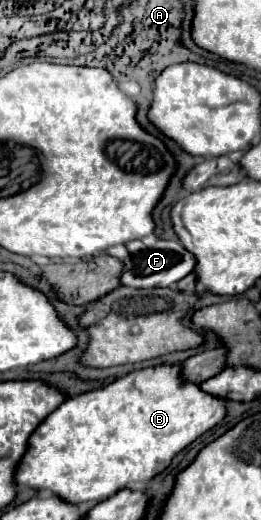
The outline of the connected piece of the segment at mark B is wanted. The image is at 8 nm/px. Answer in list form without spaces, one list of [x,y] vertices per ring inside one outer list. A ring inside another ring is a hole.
[[[164,363],[132,371],[106,387],[66,399],[64,407],[58,407],[54,415],[48,415],[30,439],[30,447],[18,469],[18,483],[32,489],[50,489],[68,503],[108,499],[124,489],[128,481],[150,481],[154,475],[162,473],[184,447],[226,417],[226,403],[226,399],[206,393],[200,385],[186,381],[180,365]]]

